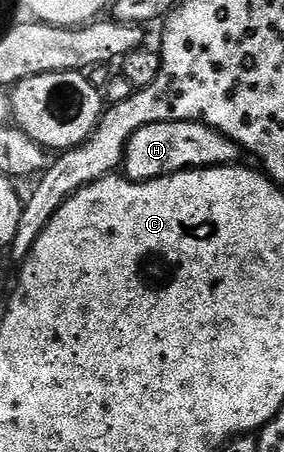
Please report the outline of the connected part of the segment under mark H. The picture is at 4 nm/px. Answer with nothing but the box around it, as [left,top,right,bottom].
[123,120,238,180]

